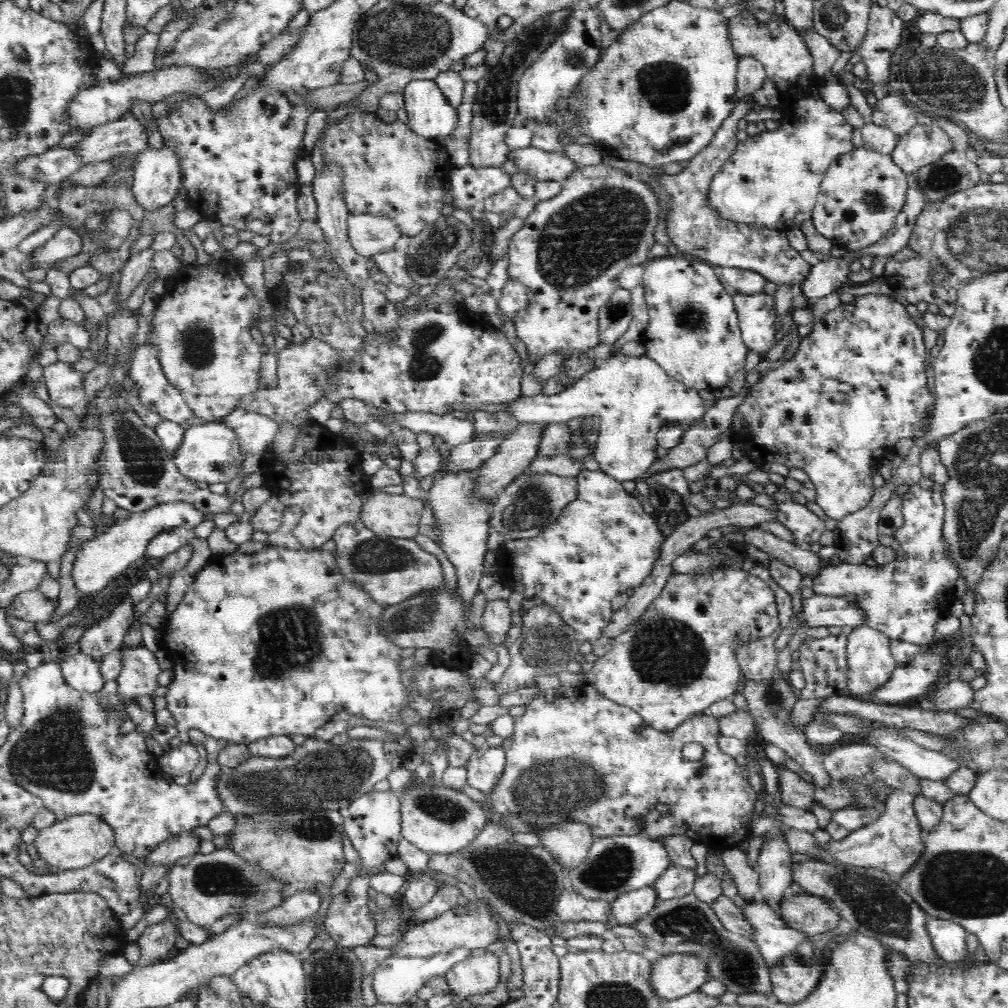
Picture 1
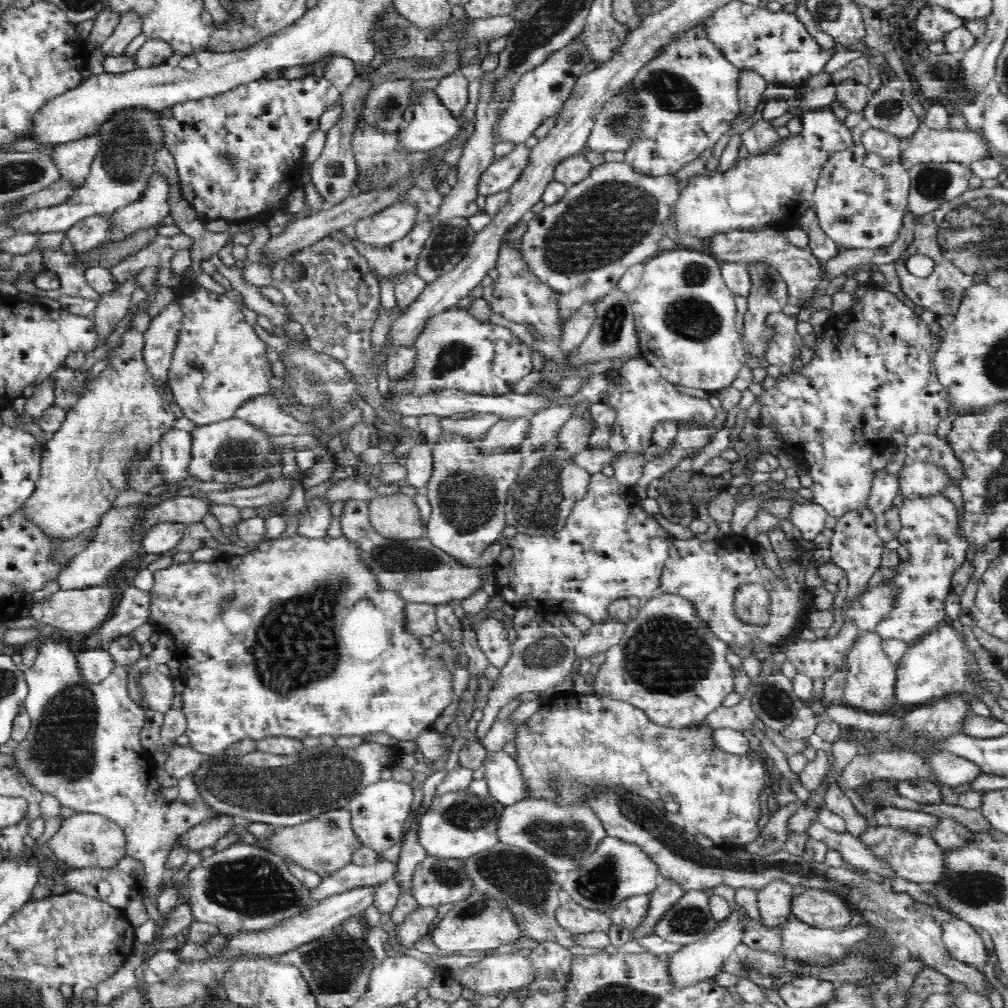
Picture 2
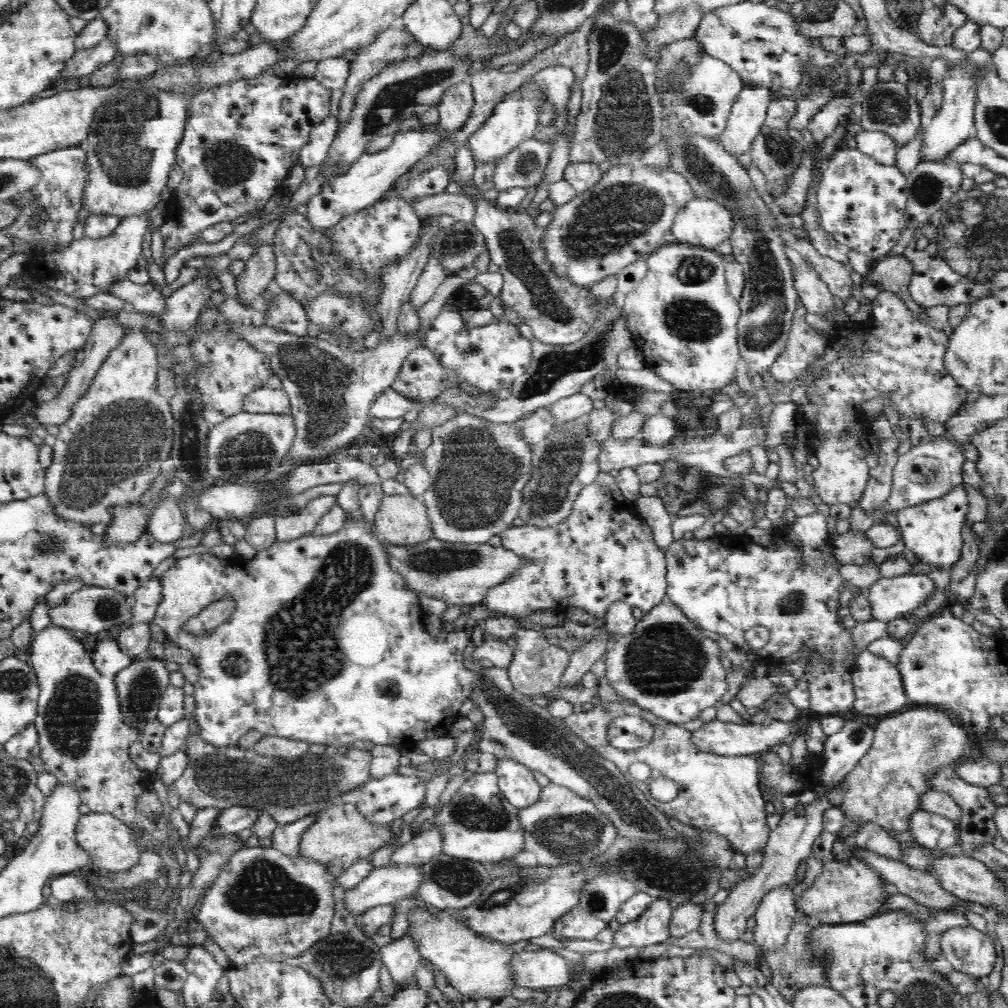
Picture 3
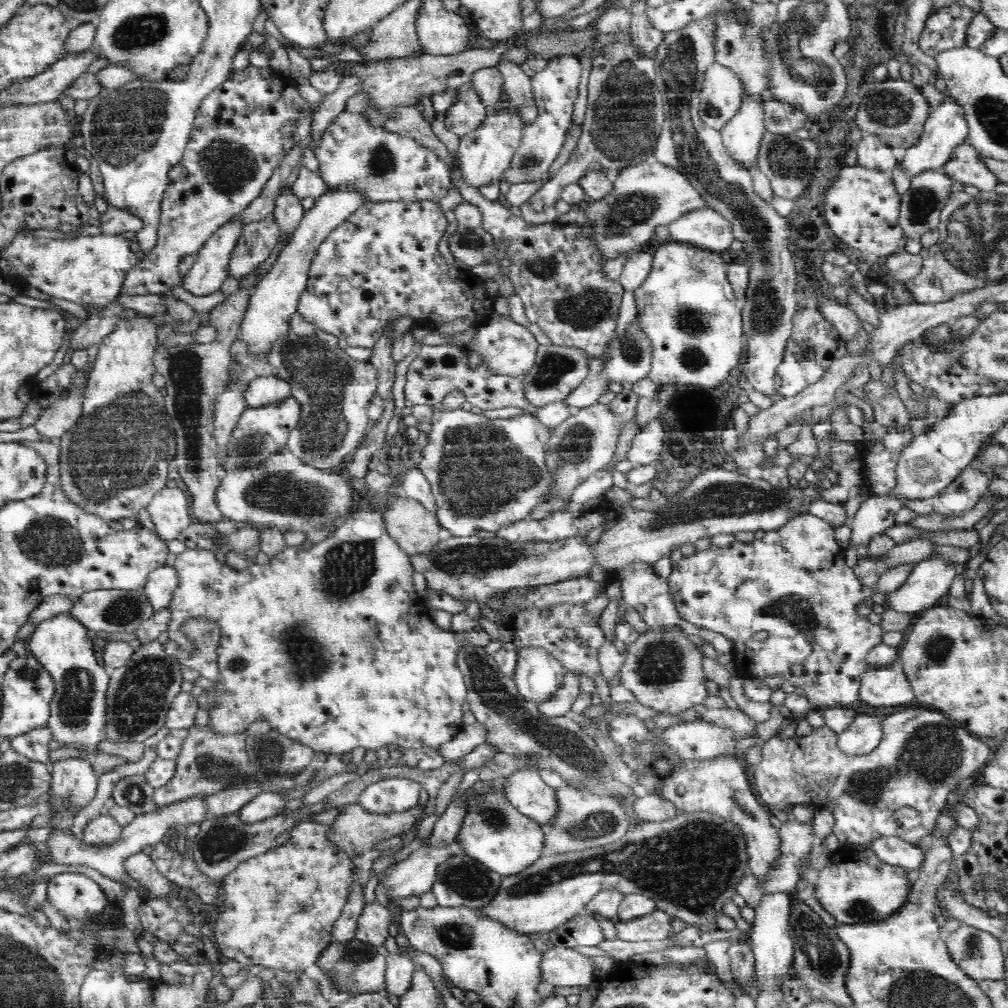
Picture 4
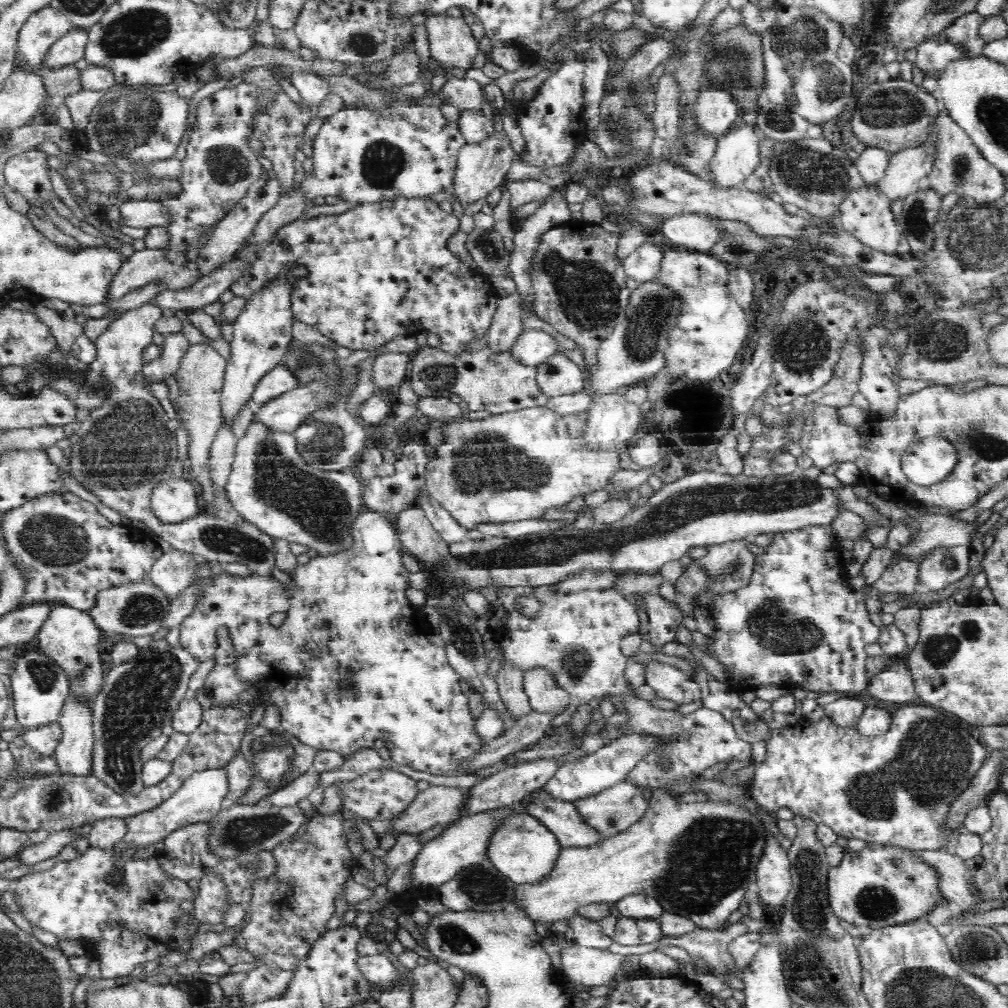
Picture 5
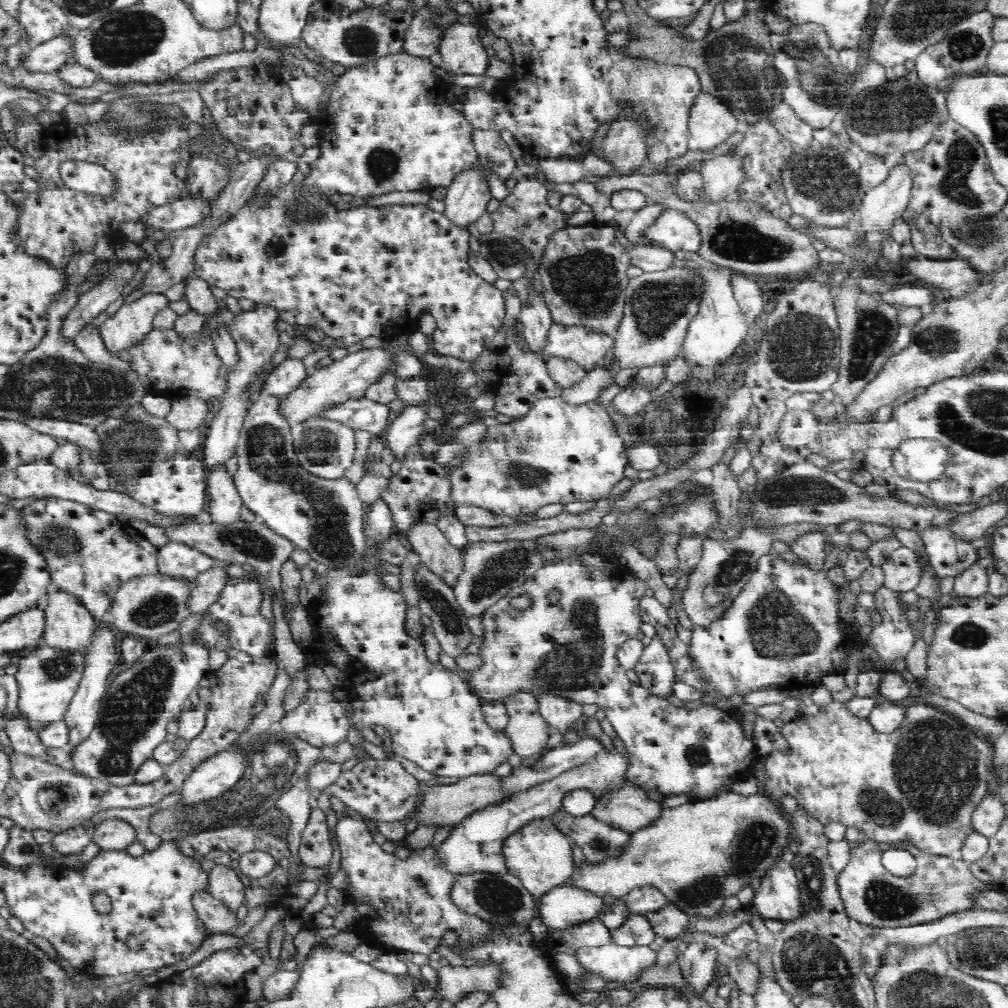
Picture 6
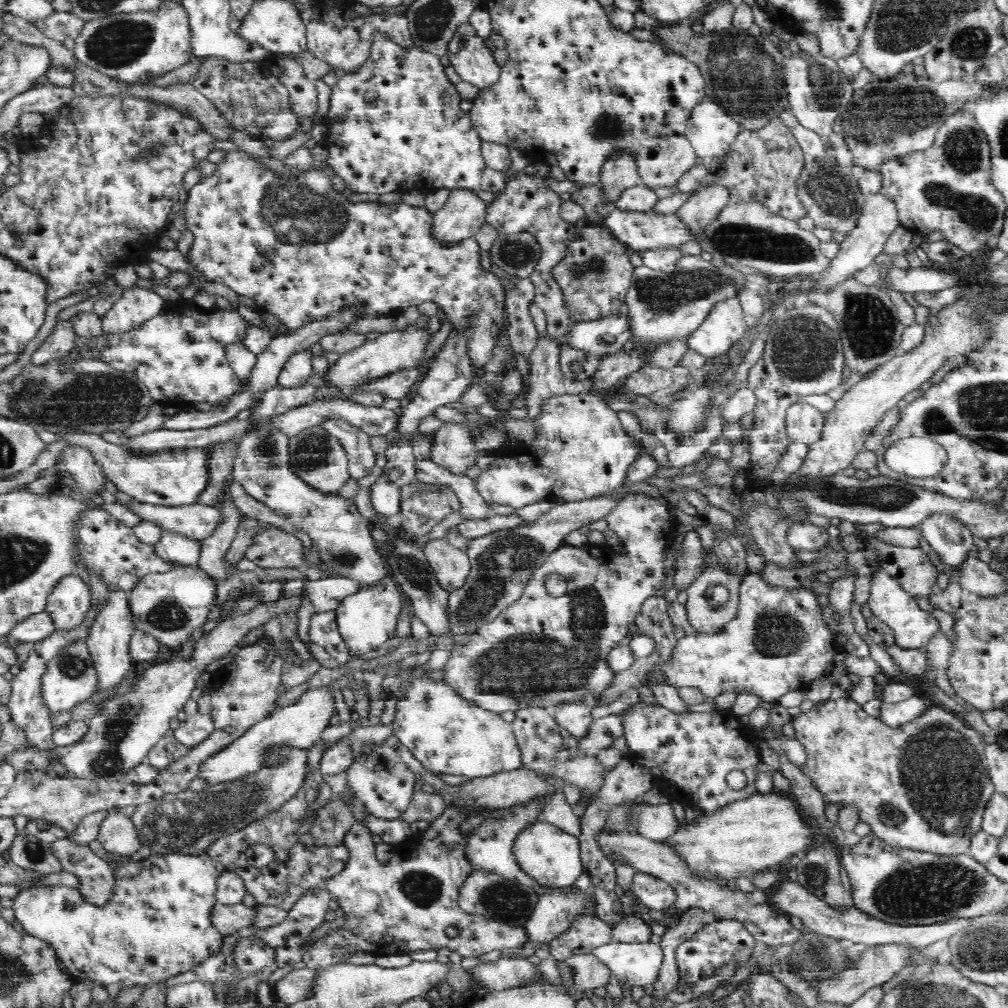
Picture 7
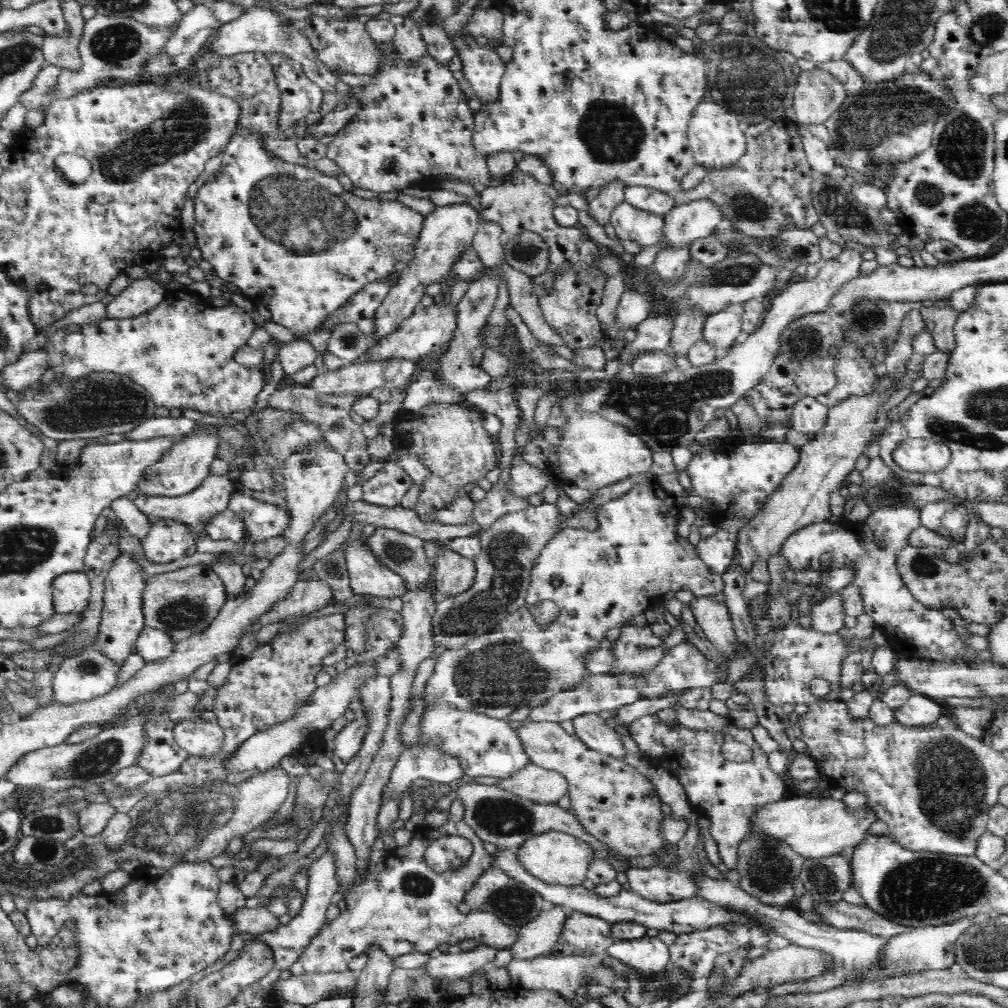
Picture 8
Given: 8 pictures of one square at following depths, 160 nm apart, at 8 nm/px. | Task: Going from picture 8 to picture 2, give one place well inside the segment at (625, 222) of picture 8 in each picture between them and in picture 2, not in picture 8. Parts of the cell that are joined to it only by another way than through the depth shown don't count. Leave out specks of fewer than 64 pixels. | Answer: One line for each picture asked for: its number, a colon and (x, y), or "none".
2: (778, 187)
3: (703, 223)
4: (706, 228)
5: (693, 231)
6: (673, 230)
7: (640, 231)

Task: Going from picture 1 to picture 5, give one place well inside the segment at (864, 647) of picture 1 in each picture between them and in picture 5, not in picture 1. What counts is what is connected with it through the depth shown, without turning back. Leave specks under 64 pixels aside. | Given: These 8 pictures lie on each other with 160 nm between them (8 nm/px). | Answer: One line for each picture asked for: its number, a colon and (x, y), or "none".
2: (871, 680)
3: (878, 684)
4: (881, 686)
5: (895, 683)

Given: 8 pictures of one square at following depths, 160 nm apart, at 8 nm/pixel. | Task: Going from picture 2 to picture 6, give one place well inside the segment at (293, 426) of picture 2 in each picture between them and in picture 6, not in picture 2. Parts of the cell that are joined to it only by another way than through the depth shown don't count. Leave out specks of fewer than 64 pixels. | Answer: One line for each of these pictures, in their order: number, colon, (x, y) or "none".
3: (264, 399)
4: (265, 390)
5: (281, 379)
6: (285, 378)

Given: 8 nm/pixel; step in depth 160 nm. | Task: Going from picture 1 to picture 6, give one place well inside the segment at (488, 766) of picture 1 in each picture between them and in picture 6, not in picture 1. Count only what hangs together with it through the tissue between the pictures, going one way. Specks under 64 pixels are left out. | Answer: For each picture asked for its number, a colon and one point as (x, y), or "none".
2: (505, 777)
3: (517, 783)
4: (526, 791)
5: (562, 818)
6: (599, 841)

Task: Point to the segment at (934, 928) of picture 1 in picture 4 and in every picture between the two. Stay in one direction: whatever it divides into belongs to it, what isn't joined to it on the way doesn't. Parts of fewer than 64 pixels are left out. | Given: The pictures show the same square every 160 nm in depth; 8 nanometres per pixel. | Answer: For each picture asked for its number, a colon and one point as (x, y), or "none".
2: (963, 943)
3: (968, 949)
4: (979, 953)

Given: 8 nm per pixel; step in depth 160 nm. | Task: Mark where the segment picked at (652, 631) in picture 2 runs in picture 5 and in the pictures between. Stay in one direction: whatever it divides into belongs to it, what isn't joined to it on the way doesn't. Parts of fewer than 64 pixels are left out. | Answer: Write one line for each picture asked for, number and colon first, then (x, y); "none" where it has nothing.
3: (666, 666)
4: (663, 670)
5: (669, 682)

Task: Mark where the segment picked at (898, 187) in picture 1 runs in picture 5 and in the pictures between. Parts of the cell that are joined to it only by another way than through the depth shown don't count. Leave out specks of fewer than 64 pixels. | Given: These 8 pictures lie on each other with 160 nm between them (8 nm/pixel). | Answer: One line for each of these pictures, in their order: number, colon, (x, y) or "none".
2: (861, 200)
3: (861, 203)
4: (862, 207)
5: (867, 215)

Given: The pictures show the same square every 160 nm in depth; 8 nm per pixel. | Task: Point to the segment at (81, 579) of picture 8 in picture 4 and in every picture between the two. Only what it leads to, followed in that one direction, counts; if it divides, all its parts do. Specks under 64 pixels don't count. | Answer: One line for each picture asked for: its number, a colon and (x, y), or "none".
4: (62, 644)
5: (70, 636)
6: (69, 625)
7: (70, 599)

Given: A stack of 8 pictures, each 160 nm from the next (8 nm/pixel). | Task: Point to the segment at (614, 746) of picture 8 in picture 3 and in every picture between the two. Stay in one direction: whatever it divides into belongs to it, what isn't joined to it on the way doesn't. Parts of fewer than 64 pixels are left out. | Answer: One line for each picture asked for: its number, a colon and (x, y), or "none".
3: (537, 667)
4: (538, 676)
5: (544, 695)
6: (561, 713)
7: (575, 718)

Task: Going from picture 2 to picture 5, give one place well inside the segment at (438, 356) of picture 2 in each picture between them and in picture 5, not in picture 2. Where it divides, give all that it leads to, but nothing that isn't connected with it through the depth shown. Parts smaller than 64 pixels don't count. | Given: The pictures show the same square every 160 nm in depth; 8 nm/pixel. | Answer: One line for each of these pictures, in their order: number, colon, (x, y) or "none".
3: (493, 356)
4: (508, 348)
5: (534, 347)

